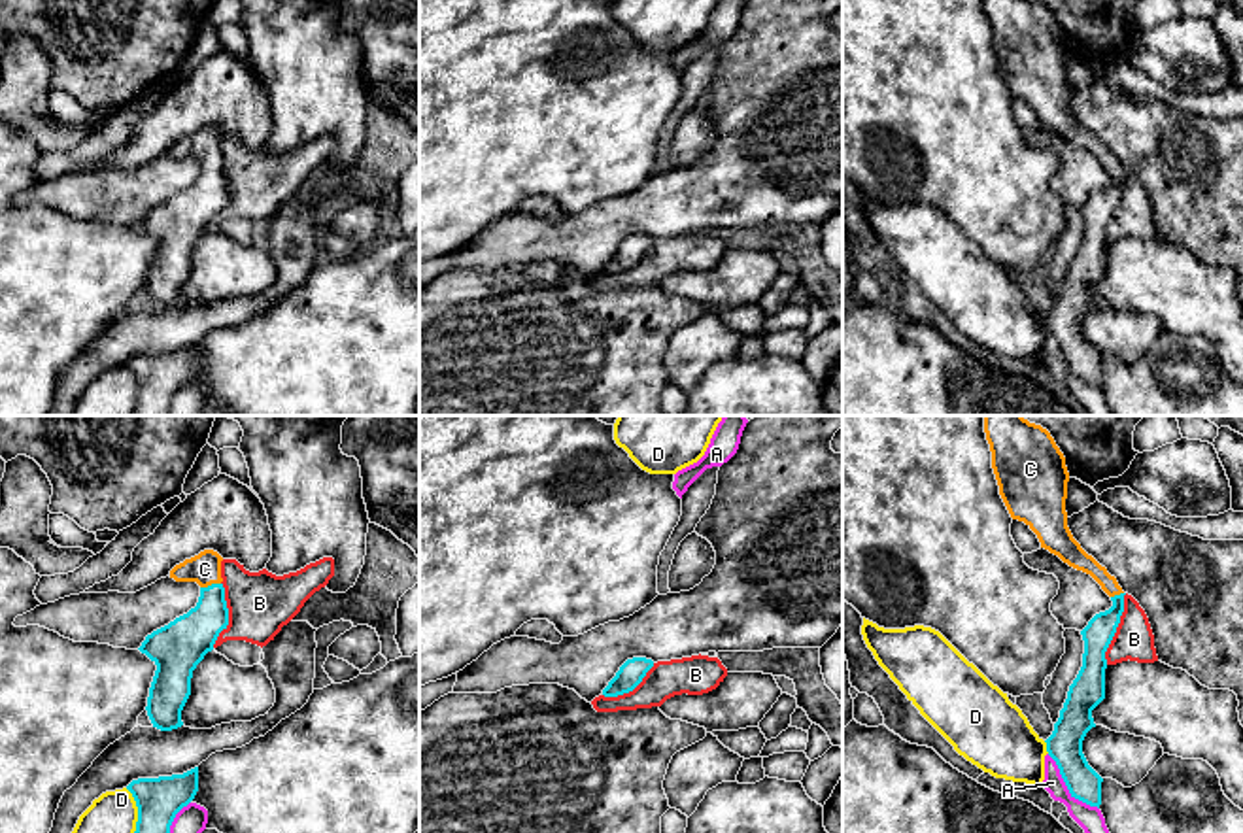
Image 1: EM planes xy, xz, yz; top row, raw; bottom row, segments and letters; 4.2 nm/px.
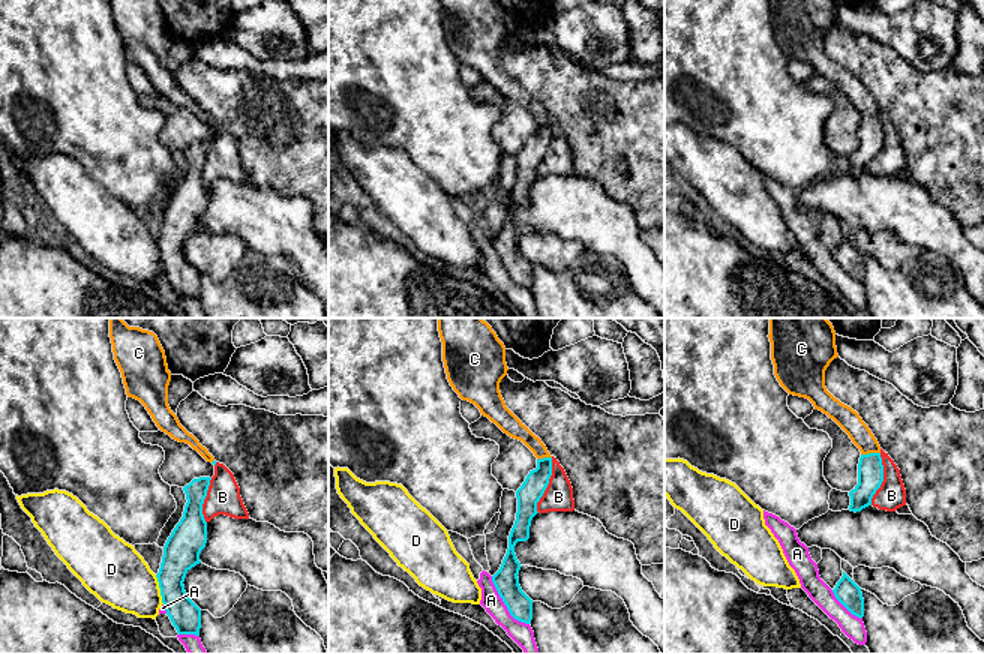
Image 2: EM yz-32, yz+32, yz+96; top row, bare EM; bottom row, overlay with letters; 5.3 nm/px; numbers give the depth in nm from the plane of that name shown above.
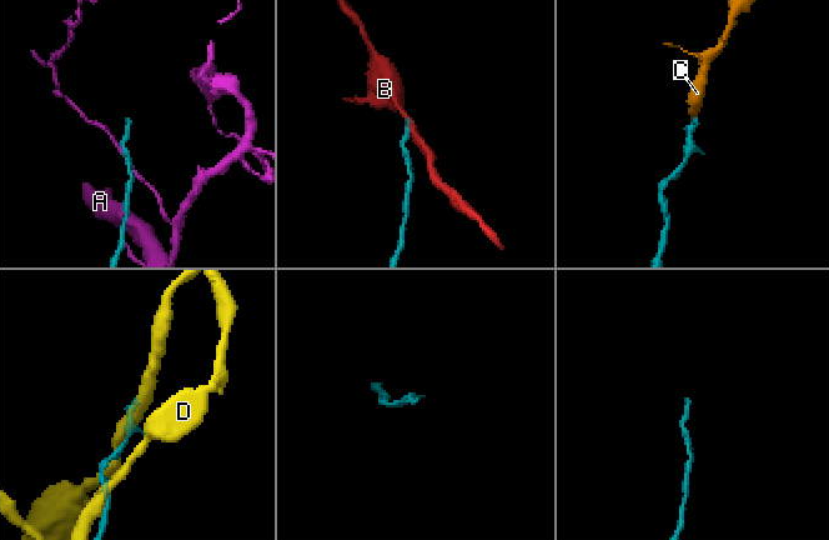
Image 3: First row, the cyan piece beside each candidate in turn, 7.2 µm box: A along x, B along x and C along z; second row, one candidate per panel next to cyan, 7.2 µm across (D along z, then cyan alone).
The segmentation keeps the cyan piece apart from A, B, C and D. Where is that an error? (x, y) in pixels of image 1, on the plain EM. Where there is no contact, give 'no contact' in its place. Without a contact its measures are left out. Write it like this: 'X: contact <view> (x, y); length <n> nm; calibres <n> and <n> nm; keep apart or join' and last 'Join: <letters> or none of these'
A: contact yz (1068, 365); length 320 nm; calibres 150 and 110 nm; keep apart
B: contact yz (1115, 206); length 320 nm; calibres 130 and 170 nm; keep apart
C: contact xy (212, 161); length 90 nm; calibres 200 and 140 nm; join
D: contact yz (1047, 323); length 60 nm; calibres 150 and 300 nm; keep apart
Join: C

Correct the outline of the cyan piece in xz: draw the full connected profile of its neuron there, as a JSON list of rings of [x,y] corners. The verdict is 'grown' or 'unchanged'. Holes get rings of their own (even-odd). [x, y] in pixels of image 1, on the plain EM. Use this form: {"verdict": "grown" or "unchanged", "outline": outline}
{"verdict": "unchanged", "outline": [[[646,234],[627,236],[620,244],[616,253],[608,259],[608,263],[603,266],[603,272],[604,274],[618,274],[618,272],[633,268],[642,259],[642,255],[646,253],[646,249],[652,244],[654,244],[654,238],[646,236]]]}

